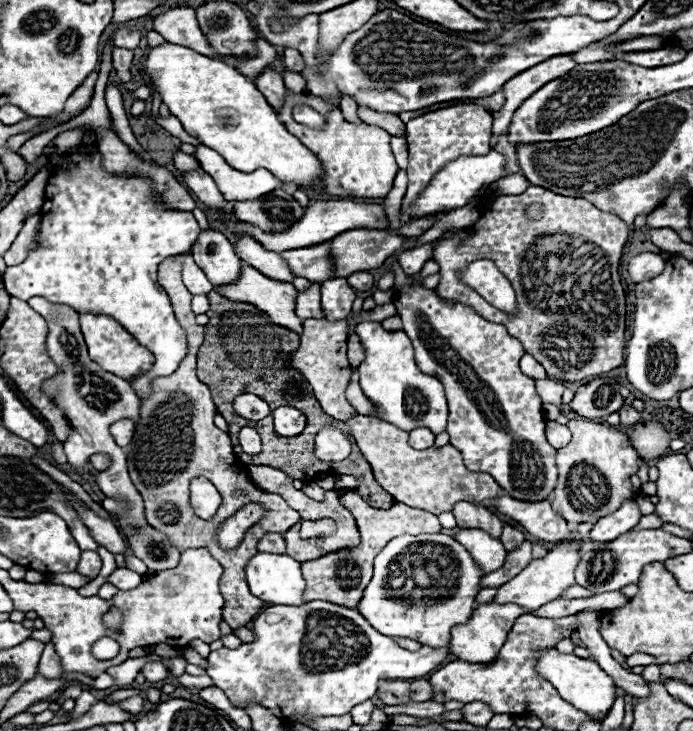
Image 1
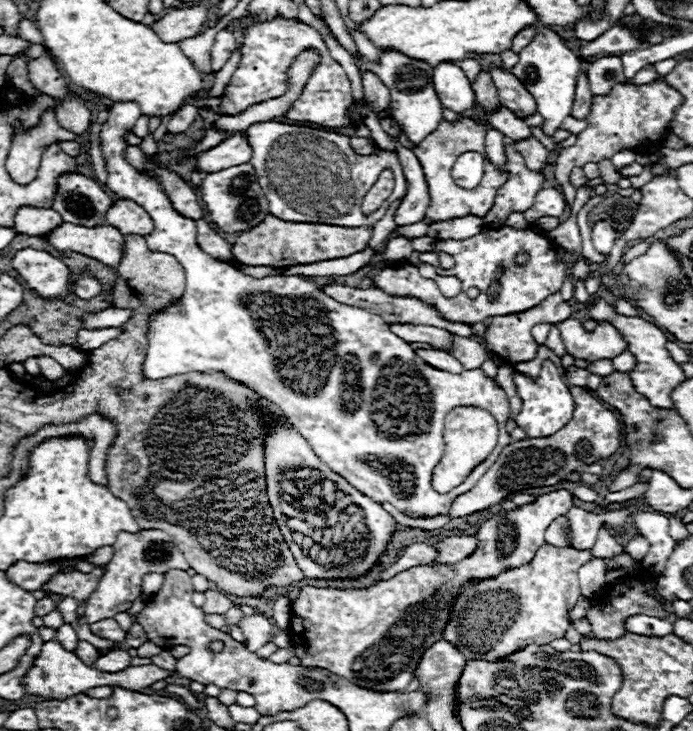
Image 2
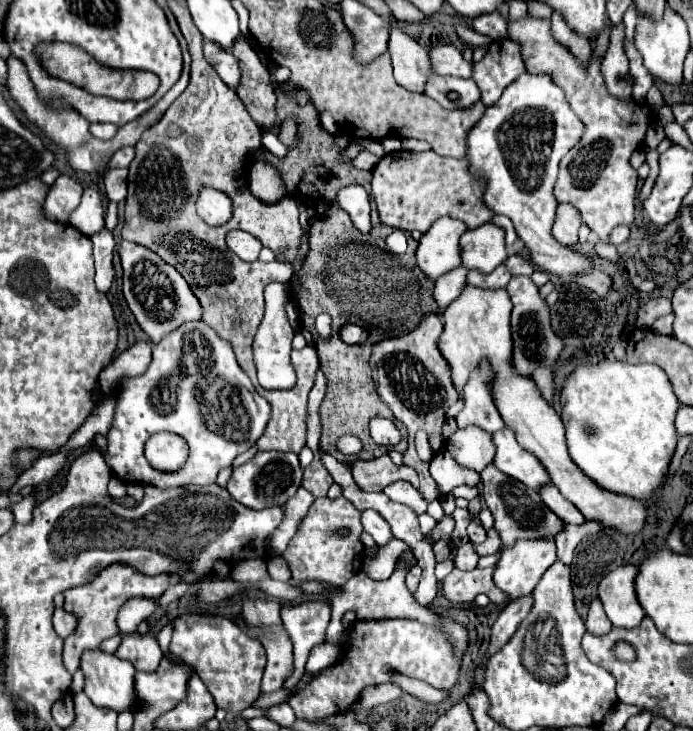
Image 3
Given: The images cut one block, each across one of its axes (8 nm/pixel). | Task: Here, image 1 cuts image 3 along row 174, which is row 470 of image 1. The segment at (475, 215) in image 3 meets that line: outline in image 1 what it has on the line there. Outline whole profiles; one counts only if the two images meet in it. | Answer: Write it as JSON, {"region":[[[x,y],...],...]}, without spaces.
{"region":[[[358,414],[346,424],[350,426],[350,432],[364,458],[370,462],[376,482],[398,502],[410,508],[420,508],[438,516],[442,512],[450,512],[458,500],[478,504],[506,494],[490,474],[468,470],[462,464],[460,452],[452,444],[446,444],[442,448],[432,446],[426,450],[416,450],[408,444],[406,430],[400,430],[398,426],[376,416]]]}

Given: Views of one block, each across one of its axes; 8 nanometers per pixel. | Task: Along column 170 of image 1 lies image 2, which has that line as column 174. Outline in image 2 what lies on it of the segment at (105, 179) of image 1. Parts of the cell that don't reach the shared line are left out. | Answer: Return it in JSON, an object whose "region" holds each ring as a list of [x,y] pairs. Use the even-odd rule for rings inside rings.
{"region":[[[114,104],[114,106],[110,108],[108,122],[102,124],[100,142],[102,142],[102,152],[104,152],[104,158],[106,158],[106,164],[108,164],[108,166],[106,166],[106,168],[108,168],[108,182],[106,182],[106,186],[108,186],[118,198],[132,200],[132,202],[136,202],[138,206],[142,206],[142,208],[150,214],[150,218],[154,220],[154,226],[156,226],[156,228],[154,228],[154,232],[152,232],[150,236],[146,236],[148,248],[150,248],[152,252],[174,254],[174,258],[184,266],[184,272],[186,272],[186,290],[184,290],[182,300],[180,300],[174,308],[170,308],[168,312],[150,318],[148,350],[146,350],[146,360],[144,360],[144,376],[150,378],[150,380],[156,380],[156,378],[166,378],[166,376],[172,376],[172,374],[186,374],[186,372],[196,372],[196,370],[200,370],[200,372],[210,372],[210,370],[226,372],[230,378],[234,378],[234,380],[246,384],[248,388],[252,388],[252,390],[258,392],[260,396],[264,396],[264,398],[272,400],[274,404],[278,404],[278,406],[282,408],[284,416],[288,418],[288,422],[290,422],[290,424],[298,430],[298,434],[300,434],[302,438],[306,438],[306,442],[314,448],[316,456],[318,456],[330,470],[334,470],[336,474],[340,474],[350,486],[354,486],[356,490],[360,490],[362,494],[366,494],[366,496],[372,498],[374,502],[378,502],[378,504],[390,502],[390,504],[396,506],[400,512],[404,512],[404,514],[408,514],[408,516],[414,516],[414,518],[450,514],[450,504],[454,502],[454,498],[460,496],[462,492],[468,492],[470,488],[474,488],[474,484],[476,484],[476,482],[486,474],[486,470],[494,464],[494,460],[498,458],[500,450],[502,450],[506,444],[510,444],[510,434],[502,428],[502,426],[506,426],[506,418],[510,416],[510,408],[508,408],[508,400],[506,400],[504,390],[496,388],[494,382],[488,380],[488,378],[482,374],[480,368],[478,368],[478,370],[464,370],[462,374],[450,374],[450,372],[432,368],[432,366],[426,364],[420,356],[416,356],[416,352],[412,350],[412,346],[410,346],[408,342],[402,342],[396,334],[392,334],[392,332],[388,330],[388,324],[386,324],[382,317],[375,314],[368,314],[368,312],[364,312],[364,310],[360,310],[360,308],[354,308],[354,306],[348,306],[348,304],[340,304],[340,302],[332,300],[332,298],[326,296],[314,282],[302,280],[300,276],[266,276],[266,278],[252,278],[252,276],[242,274],[240,270],[236,270],[234,266],[230,266],[230,264],[226,264],[226,262],[222,262],[222,260],[216,260],[216,258],[204,254],[204,252],[198,248],[198,244],[196,244],[196,222],[194,222],[192,218],[180,216],[180,214],[172,208],[168,196],[162,192],[160,184],[158,184],[154,178],[150,178],[150,176],[146,176],[146,174],[134,170],[134,168],[124,160],[124,148],[126,148],[128,144],[122,140],[122,134],[124,134],[126,130],[132,130],[134,122],[136,122],[140,116],[142,116],[142,112],[140,112],[138,104]],[[266,328],[270,328],[270,334],[276,336],[276,344],[278,344],[278,364],[276,364],[276,356],[272,354],[272,350],[276,350],[276,344],[274,344],[272,338],[268,338],[268,330],[266,330]],[[332,336],[334,336],[334,356],[336,356],[336,358],[334,358],[334,366],[332,366]],[[456,406],[478,406],[478,408],[488,410],[488,412],[498,420],[500,434],[498,434],[498,444],[496,444],[494,452],[492,452],[482,464],[478,464],[478,466],[470,472],[470,476],[468,476],[460,486],[456,486],[456,488],[454,488],[452,492],[448,492],[448,494],[440,494],[440,492],[436,492],[436,490],[432,488],[432,470],[434,470],[434,466],[440,462],[442,452],[444,452],[444,434],[442,434],[442,432],[444,432],[444,418],[446,418],[446,414],[448,414],[452,408],[456,408]]]}

